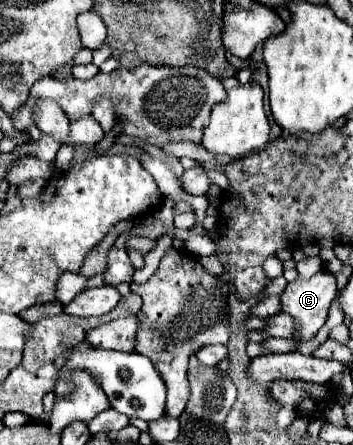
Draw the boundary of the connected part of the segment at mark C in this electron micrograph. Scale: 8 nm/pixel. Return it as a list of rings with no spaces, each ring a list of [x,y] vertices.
[[[319,270],[309,280],[297,278],[287,284],[281,294],[281,312],[293,316],[297,322],[299,338],[293,340],[297,346],[315,338],[327,320],[329,304],[335,296],[337,282],[329,270]]]

